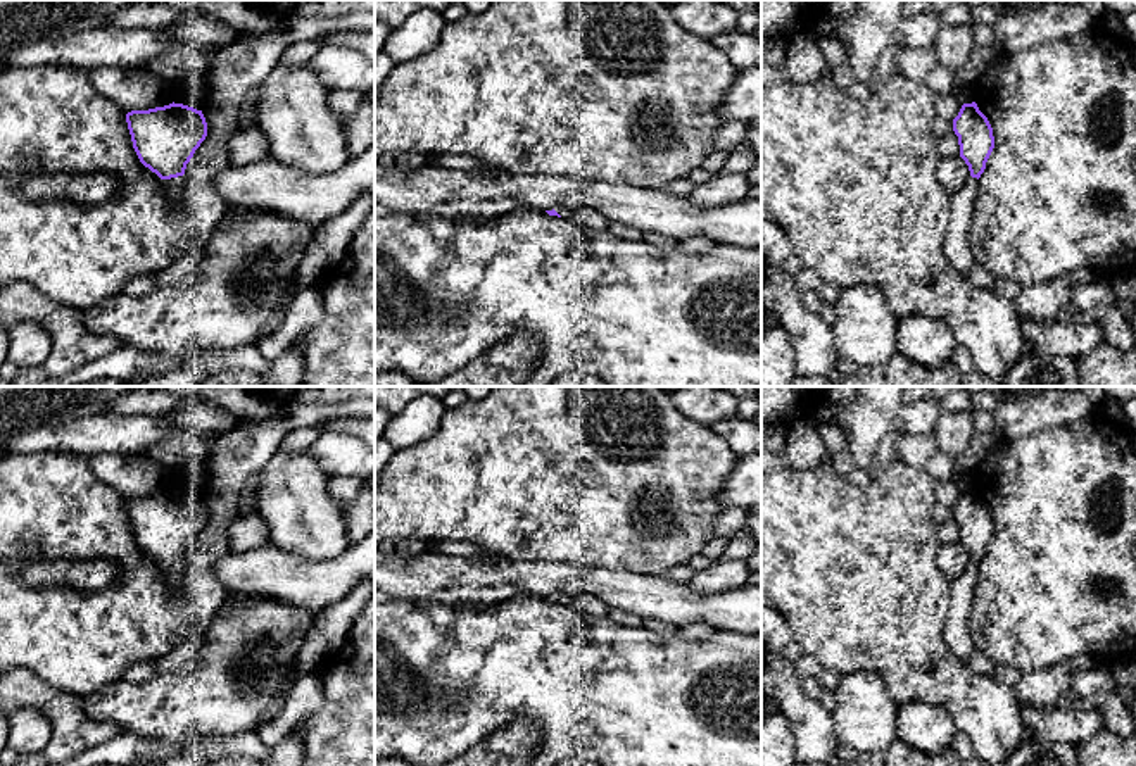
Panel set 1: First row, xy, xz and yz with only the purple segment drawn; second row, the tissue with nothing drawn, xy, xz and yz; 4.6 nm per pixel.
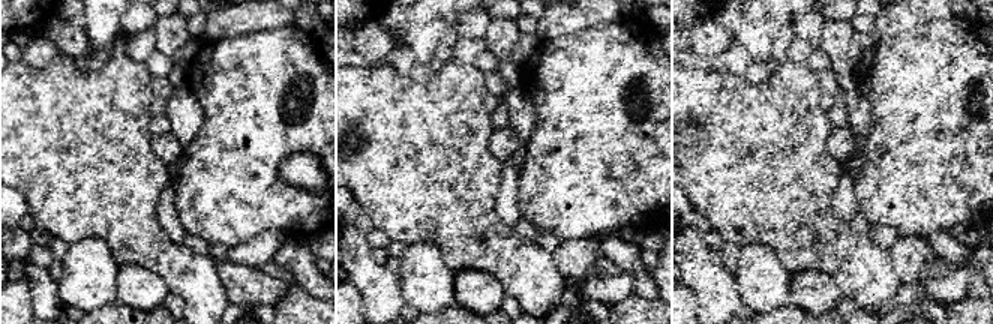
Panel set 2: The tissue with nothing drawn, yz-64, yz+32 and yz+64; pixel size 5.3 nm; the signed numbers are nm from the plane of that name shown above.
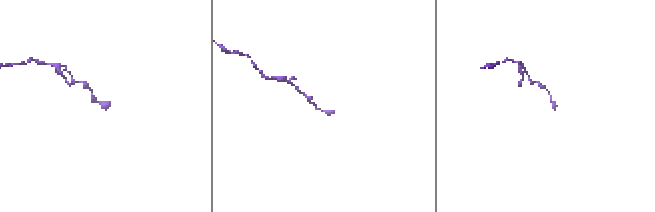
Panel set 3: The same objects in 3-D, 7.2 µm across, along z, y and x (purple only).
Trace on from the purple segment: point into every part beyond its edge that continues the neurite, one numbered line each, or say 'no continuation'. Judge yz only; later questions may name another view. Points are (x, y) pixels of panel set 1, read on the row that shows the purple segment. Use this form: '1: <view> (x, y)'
1: yz (957, 240)

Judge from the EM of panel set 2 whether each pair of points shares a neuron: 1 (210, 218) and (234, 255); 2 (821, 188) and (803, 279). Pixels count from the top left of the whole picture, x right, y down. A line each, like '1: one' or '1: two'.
1: two
2: two

